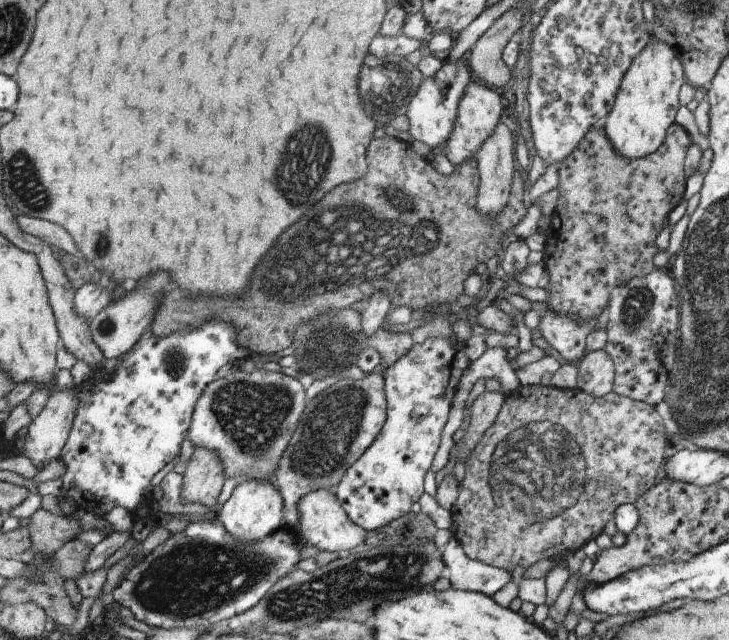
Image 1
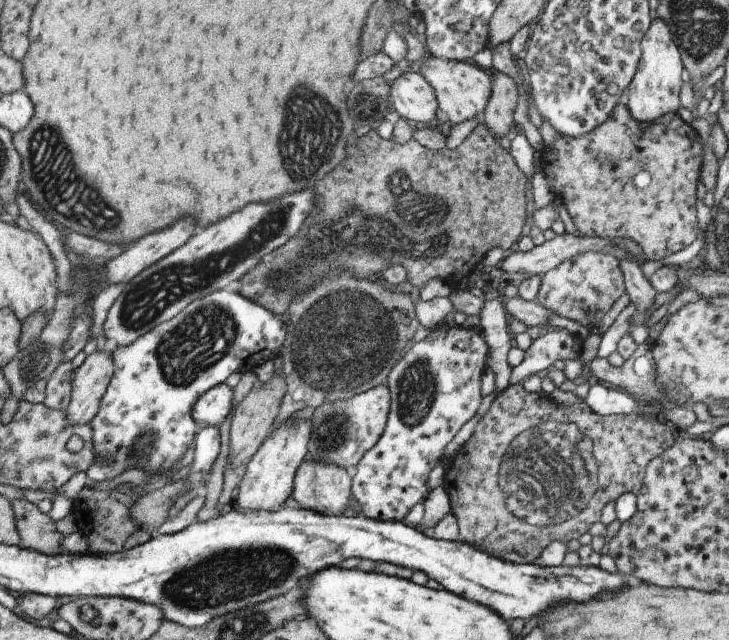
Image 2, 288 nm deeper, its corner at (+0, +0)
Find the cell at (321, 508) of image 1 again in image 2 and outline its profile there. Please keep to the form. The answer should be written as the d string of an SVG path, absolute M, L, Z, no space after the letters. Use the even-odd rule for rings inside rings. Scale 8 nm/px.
M305 460L297 472L293 500L317 508L319 514L335 516L349 508L353 494L353 472L337 464Z

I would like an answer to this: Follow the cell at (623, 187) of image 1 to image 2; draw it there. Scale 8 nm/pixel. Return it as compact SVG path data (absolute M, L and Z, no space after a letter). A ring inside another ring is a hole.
M615 106L609 118L581 138L567 138L557 146L555 162L549 162L543 172L549 178L549 188L555 198L567 208L577 232L583 238L631 238L645 254L645 260L663 260L673 252L689 246L697 236L695 218L695 186L703 164L703 146L699 132L675 114L663 114L649 128L641 128L631 118L627 106Z

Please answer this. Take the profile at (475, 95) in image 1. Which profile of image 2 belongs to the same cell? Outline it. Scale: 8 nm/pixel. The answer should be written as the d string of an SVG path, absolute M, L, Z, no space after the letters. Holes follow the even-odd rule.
M427 56L419 70L421 70L421 76L429 82L429 86L435 92L435 98L437 98L435 122L437 124L451 122L451 126L455 126L485 110L487 100L491 96L491 72L489 70L483 70L473 62L453 62L453 60L443 60L435 56Z

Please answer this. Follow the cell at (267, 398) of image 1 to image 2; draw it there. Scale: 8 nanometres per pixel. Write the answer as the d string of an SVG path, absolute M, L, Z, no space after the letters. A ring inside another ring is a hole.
M221 384L221 386L209 390L207 394L203 394L193 412L193 416L199 424L199 430L203 430L207 426L219 426L233 410L233 396L235 396L235 392L229 384Z

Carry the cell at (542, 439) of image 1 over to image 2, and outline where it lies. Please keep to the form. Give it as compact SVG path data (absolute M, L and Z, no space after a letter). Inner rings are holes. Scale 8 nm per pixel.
M511 384L511 386L507 386L503 392L499 392L493 398L489 410L477 422L477 428L475 428L473 436L457 450L455 456L449 458L445 480L443 480L443 488L445 488L445 492L447 492L449 500L451 500L451 514L457 518L461 542L465 542L469 546L471 544L479 544L479 546L483 546L489 552L497 552L497 558L503 558L505 552L517 552L523 558L525 564L531 564L541 554L541 550L545 550L551 542L569 542L571 538L579 540L585 532L589 532L591 524L599 522L601 508L607 502L615 502L621 494L635 494L637 496L637 492L643 486L645 468L649 466L649 462L653 462L653 458L663 454L673 444L675 442L671 438L671 432L669 432L669 428L665 426L665 422L661 418L653 420L647 414L599 416L585 402L577 402L577 404L573 404L569 408L561 408L551 398L547 398L543 392L531 394L531 392L525 392L521 384Z

